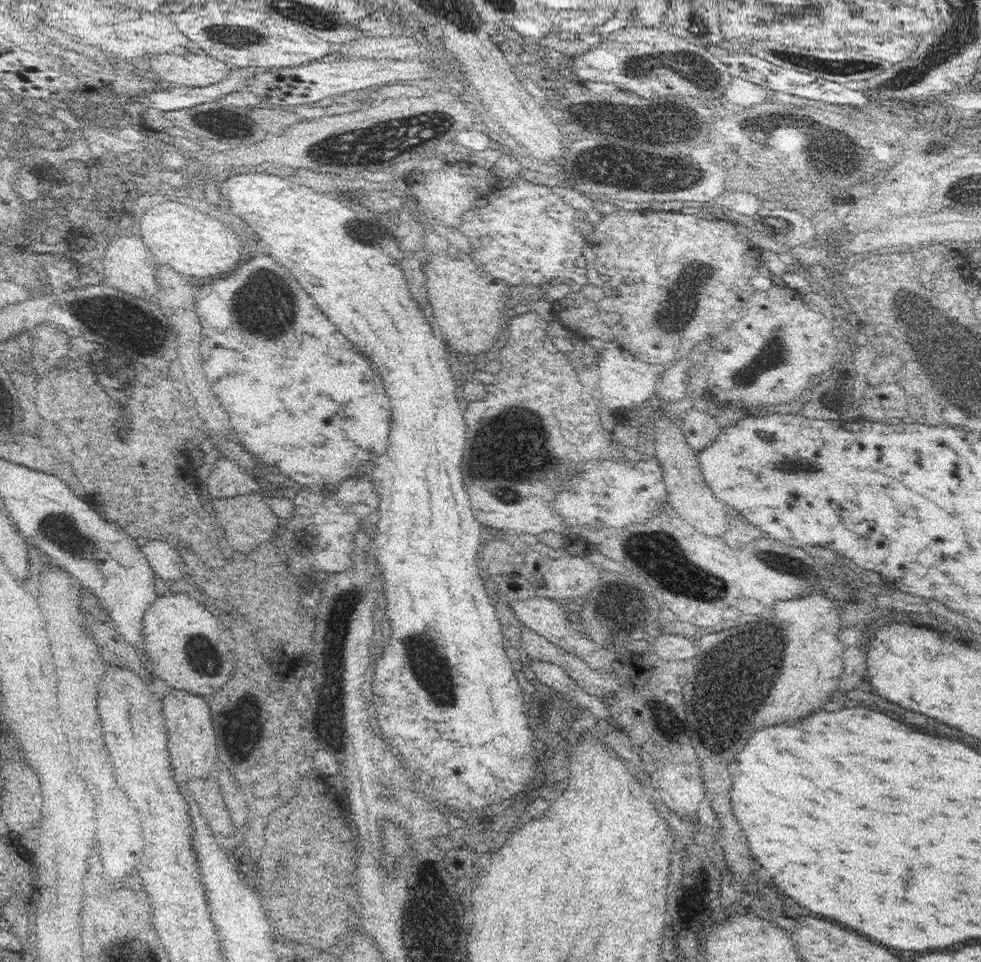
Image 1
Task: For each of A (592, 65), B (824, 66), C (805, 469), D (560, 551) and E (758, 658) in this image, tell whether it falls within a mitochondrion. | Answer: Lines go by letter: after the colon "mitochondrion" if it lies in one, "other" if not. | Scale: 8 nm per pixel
A: other
B: other
C: mitochondrion
D: other
E: mitochondrion

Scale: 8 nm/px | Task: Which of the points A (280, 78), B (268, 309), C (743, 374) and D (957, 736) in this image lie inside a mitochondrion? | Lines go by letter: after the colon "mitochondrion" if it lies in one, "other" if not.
A: other
B: mitochondrion
C: mitochondrion
D: other

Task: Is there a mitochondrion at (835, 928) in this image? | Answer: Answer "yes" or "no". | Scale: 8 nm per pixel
no

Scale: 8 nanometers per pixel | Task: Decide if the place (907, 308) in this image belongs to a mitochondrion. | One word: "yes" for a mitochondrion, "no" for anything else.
yes

